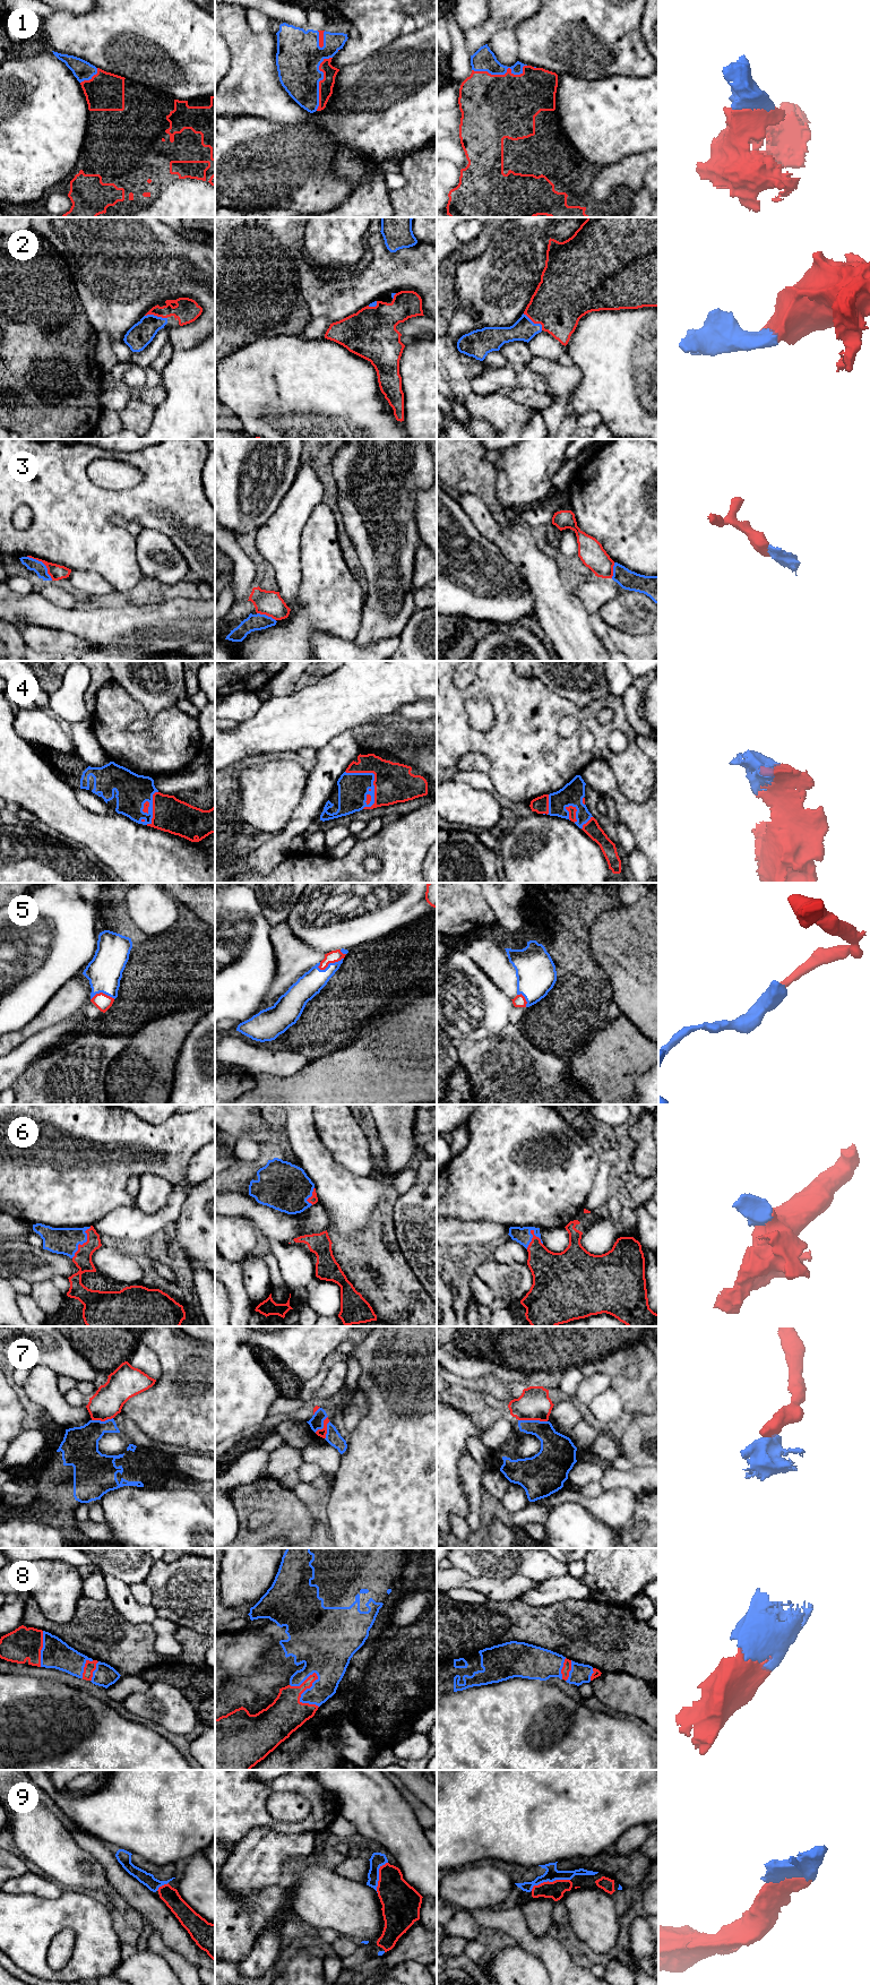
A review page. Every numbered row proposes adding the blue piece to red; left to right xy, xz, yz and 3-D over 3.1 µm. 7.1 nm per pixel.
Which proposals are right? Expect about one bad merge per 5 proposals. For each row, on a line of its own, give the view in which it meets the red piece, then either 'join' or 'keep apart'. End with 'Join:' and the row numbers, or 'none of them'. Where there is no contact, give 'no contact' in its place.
1: meets red in yz; join
2: meets red in yz; join
3: meets red in xy; join
4: meets red in xz; join
5: meets red in xz; join
6: meets red in xy; join
7: meets red in yz; keep apart
8: meets red in xz; join
9: meets red in yz; join
Join: 1, 2, 3, 4, 5, 6, 8, 9

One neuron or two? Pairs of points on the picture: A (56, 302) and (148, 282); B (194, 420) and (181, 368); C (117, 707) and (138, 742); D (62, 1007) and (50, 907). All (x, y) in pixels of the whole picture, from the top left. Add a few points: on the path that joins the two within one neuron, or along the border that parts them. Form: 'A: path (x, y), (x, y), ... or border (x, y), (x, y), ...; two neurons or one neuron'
A: border (70, 273), (88, 323); two neurons
B: path (194, 407), (194, 380); one neuron
C: path (117, 718), (117, 725), (128, 737); one neuron
D: border (82, 972), (70, 978), (43, 1008); two neurons

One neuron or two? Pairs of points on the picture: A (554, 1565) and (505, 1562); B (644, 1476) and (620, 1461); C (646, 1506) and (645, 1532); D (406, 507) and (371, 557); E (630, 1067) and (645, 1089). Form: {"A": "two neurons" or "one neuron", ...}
{"A": "one neuron", "B": "two neurons", "C": "one neuron", "D": "one neuron", "E": "two neurons"}

